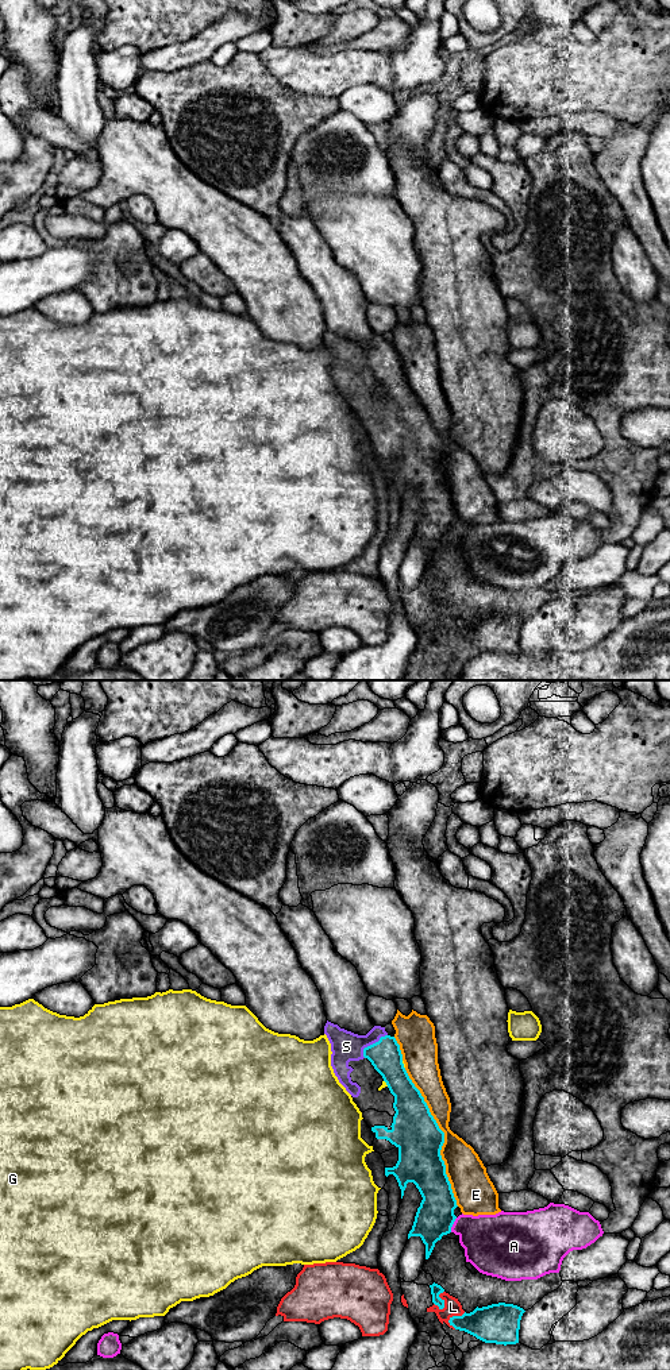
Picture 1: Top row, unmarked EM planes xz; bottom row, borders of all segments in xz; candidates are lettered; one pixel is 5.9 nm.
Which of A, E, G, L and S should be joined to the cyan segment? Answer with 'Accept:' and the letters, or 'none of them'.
Accept: S

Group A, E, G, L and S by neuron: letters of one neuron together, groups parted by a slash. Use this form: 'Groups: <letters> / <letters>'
Groups: A / E / G / L / S

